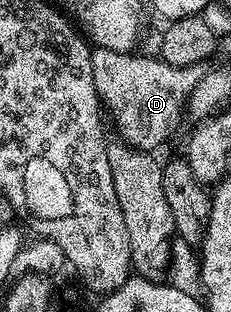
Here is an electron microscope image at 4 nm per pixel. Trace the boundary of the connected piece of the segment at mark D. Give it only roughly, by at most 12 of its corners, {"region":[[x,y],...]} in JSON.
{"region":[[94,47],[120,135],[152,153],[181,124],[205,64]]}

